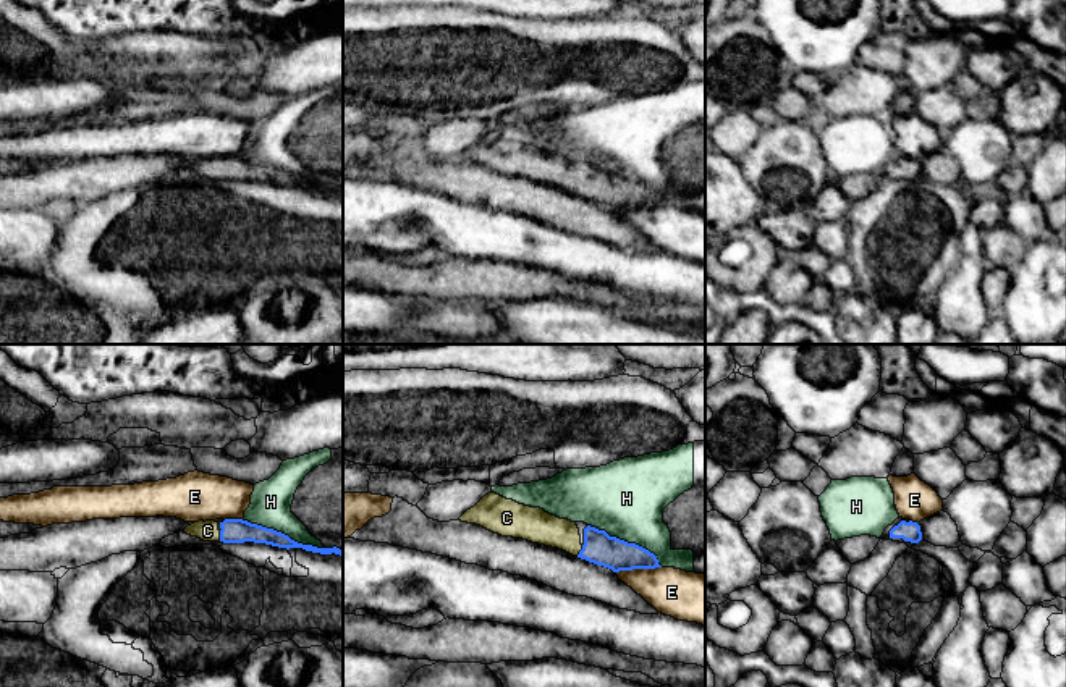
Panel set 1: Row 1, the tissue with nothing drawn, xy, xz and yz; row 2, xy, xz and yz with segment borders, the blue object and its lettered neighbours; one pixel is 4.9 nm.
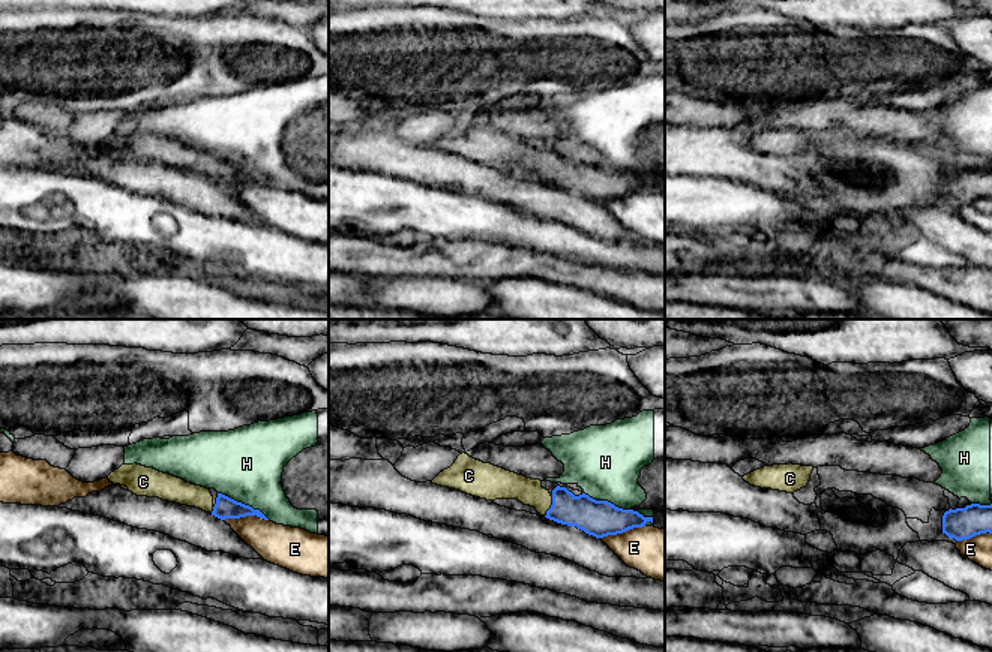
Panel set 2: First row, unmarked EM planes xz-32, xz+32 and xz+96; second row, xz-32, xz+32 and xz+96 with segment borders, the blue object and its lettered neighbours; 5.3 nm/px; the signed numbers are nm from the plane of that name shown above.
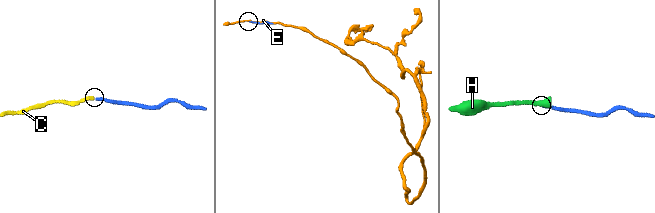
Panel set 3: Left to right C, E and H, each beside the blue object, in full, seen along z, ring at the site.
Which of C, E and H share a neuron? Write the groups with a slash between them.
C / E / H

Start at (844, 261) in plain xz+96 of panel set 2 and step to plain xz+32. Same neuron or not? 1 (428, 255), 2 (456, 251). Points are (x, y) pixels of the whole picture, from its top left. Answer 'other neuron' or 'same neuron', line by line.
1: same neuron
2: same neuron

